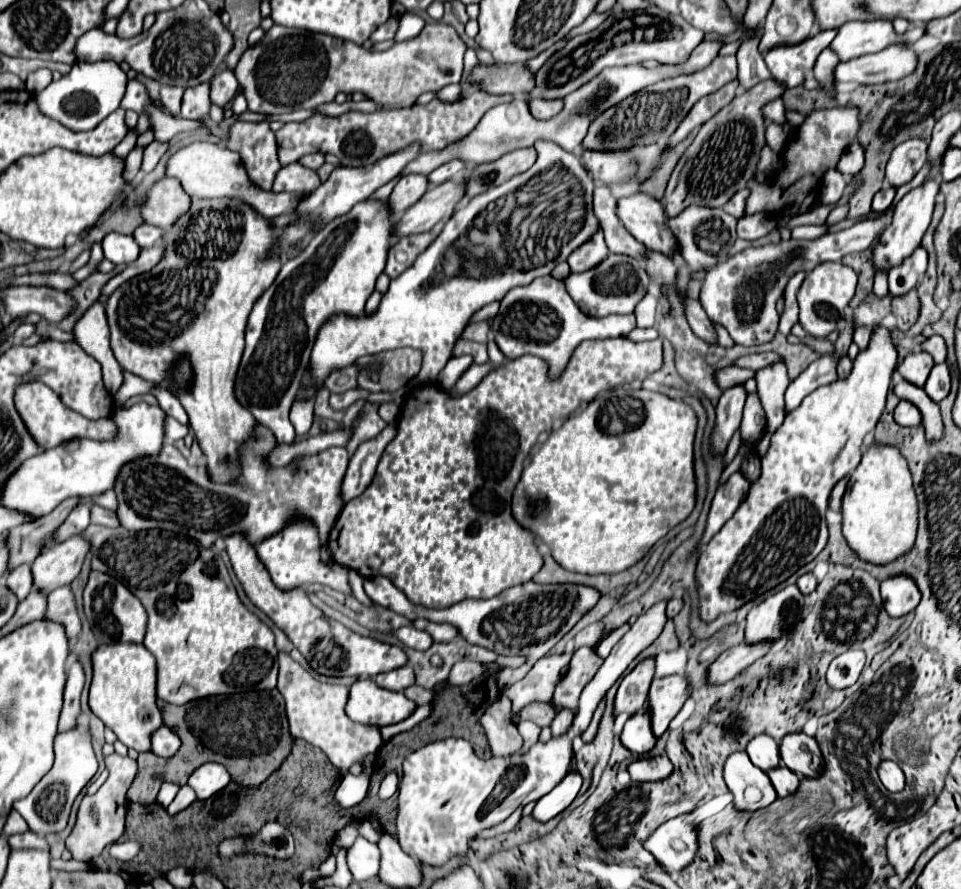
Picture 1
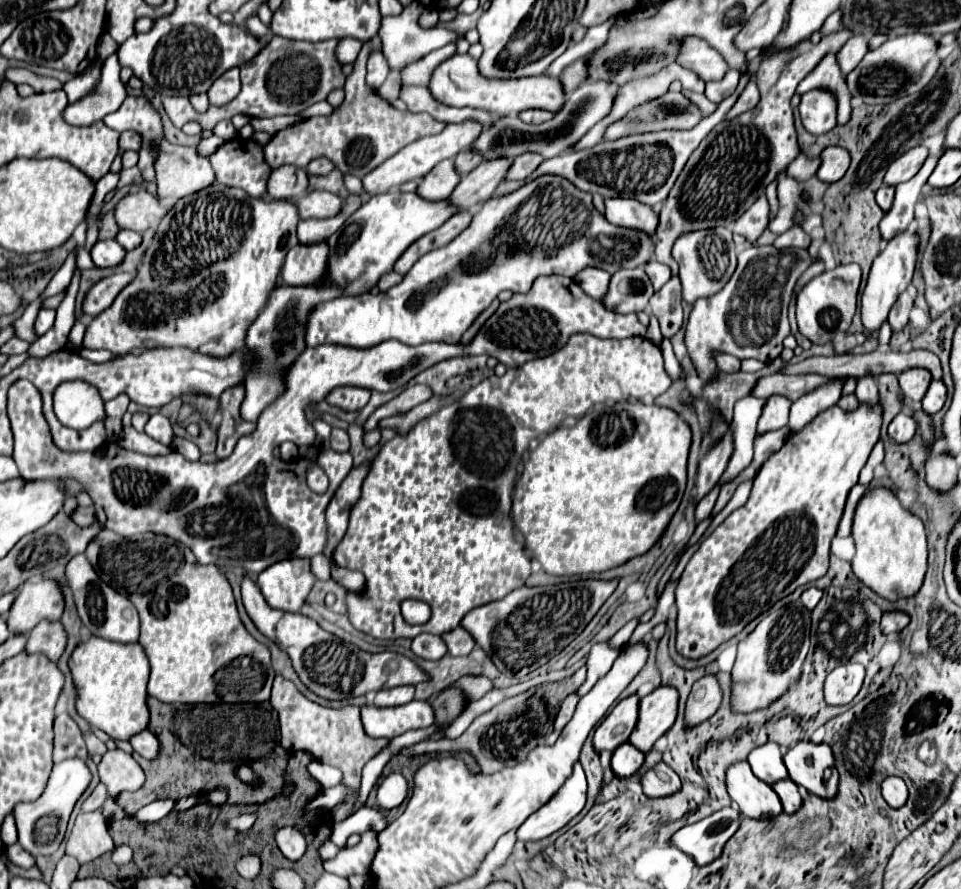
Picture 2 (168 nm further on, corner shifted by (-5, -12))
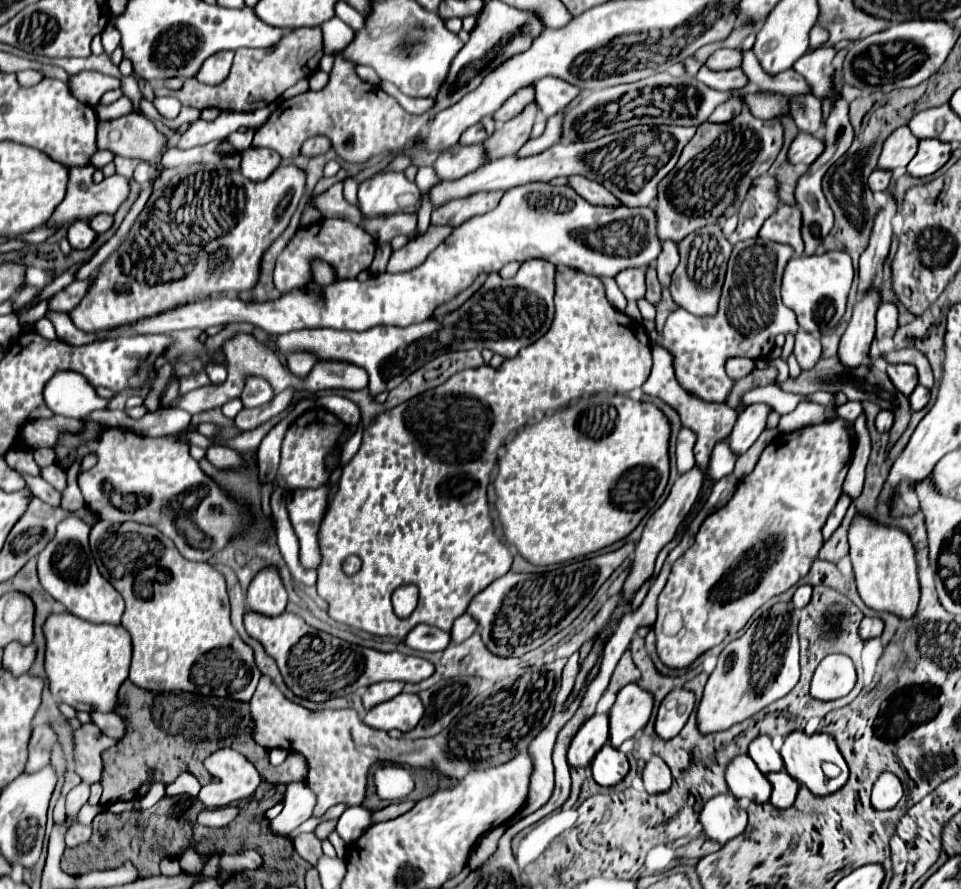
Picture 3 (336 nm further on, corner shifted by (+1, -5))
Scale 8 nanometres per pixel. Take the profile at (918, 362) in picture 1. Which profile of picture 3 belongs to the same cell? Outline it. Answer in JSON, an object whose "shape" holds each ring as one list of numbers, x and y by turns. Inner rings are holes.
{"shape":[[909,364,889,366,887,374,889,374,891,382,895,384,895,388,899,392,903,392,905,396,909,396,915,390,915,386,917,386,917,368,913,368]]}

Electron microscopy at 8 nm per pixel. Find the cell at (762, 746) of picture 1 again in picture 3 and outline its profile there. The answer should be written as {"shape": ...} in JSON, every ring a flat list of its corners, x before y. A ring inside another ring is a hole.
{"shape":[[757,736,751,744,749,744,749,752,751,760,757,764,757,768,763,774,769,772,781,772,783,770,783,760,779,756,779,752,773,748,771,738,769,736]]}

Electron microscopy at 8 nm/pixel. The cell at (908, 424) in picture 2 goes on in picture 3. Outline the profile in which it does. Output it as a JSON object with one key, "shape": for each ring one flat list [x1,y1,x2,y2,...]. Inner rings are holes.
{"shape":[[881,410,879,416,877,416,877,420,875,420,875,426,877,426,879,432,889,432,891,426,893,426,893,422,895,422,893,412,889,412,889,410]]}

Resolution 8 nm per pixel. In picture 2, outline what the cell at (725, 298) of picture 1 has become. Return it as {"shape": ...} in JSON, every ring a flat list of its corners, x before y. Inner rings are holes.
{"shape":[[749,245,747,249,743,249,739,253,739,265,737,265,733,277,729,279,729,283,717,295,709,297,709,299,699,299,691,311,687,327,685,327,687,353,691,357,693,367,697,369,697,375,705,383,713,381,719,375,713,353,731,353,739,359,751,357,751,359,759,359,759,361,773,361,775,357,781,355,783,339,789,335,787,309,789,309,789,301,791,301,795,281,801,277,801,273,813,261,815,259,811,259,807,255,807,249,799,249,799,247,787,247,781,251,781,249,775,249,773,245,765,245,765,247]]}

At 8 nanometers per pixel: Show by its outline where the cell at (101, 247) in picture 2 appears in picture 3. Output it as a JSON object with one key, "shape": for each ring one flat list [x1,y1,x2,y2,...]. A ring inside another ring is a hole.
{"shape":[[75,222,69,232,67,232,67,240,71,244,71,248,75,250,87,250,93,242,95,242,97,234,91,230,91,226,87,222]]}

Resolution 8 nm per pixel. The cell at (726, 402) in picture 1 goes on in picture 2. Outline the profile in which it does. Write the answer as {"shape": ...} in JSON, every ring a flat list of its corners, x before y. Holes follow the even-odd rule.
{"shape":[[729,431,727,437,719,441,719,445,711,447,711,451,701,457,701,463,697,469,697,481,695,481,695,495,693,495,695,503,699,503,715,487,715,483,719,481,719,477,727,467,731,451,733,451,733,445,731,445,731,431]]}

